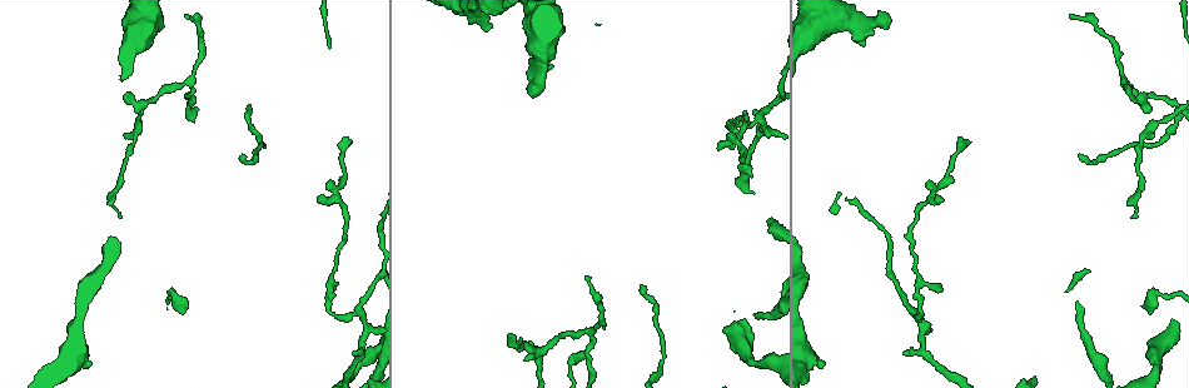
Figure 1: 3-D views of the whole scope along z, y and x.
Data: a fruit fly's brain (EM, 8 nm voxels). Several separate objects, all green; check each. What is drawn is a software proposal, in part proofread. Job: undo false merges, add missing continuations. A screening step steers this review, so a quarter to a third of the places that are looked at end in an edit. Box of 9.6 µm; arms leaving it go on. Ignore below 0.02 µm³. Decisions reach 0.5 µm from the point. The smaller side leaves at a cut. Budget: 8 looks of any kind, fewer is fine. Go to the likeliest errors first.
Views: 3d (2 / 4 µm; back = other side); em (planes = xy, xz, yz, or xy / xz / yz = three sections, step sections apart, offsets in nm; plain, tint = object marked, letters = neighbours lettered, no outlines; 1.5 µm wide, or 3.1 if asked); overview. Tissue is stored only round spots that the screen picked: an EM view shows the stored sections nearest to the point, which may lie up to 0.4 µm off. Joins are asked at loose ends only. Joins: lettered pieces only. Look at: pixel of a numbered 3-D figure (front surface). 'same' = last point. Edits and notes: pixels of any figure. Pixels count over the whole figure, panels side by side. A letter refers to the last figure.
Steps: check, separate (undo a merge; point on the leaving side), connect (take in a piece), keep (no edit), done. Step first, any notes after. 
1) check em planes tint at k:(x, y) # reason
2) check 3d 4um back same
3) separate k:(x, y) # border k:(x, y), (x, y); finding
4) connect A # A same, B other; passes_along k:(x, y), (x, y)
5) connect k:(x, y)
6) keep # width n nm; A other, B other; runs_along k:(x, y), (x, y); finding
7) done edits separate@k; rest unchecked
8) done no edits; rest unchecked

check 3d 2um back at 1:(762, 119) # a narrow waist

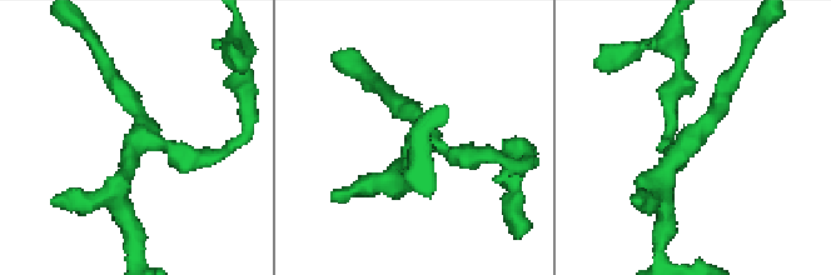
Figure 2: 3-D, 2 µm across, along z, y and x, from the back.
check em xz step 4 tint at 2:(145, 138)

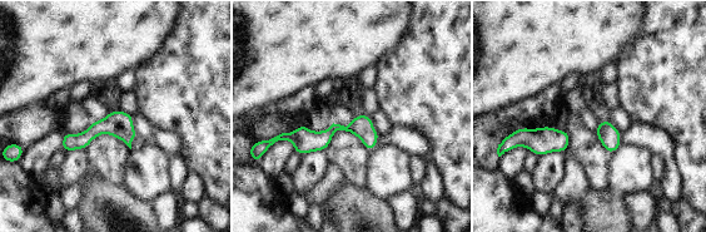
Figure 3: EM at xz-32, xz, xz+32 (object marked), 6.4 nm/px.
check em xz step 4 letters same # see the neighbours

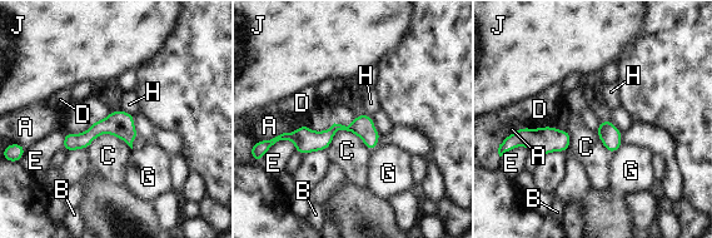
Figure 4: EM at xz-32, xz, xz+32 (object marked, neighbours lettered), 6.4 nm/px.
keep # longest_contact C 300 nm; A other, B other, C other, D other, E other, G other, H other, J other; border 4:(120, 109), (133, 115); one neuron here

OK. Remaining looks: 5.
check em xy step 4 letters at 1:(125, 95) # thin end

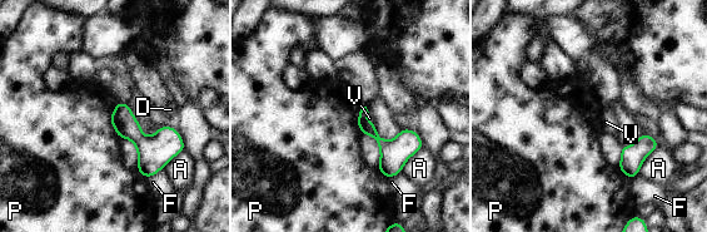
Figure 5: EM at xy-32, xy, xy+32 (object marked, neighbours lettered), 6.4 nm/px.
check em planes letters same

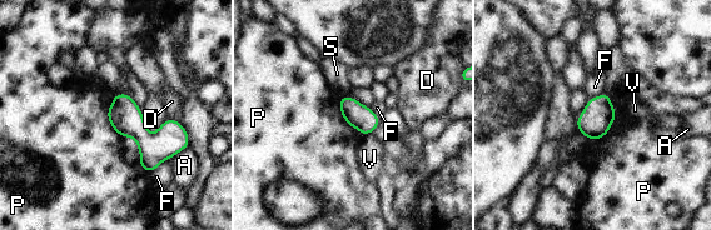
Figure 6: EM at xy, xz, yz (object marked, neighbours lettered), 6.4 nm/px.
keep # A other, D other, F other, P other, S other, V other; border 6:(616, 113), (611, 128), (590, 140); no lettered piece goes on from it

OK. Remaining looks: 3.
check em xz step 8 tint at 1:(1155, 366) # narrows sharply

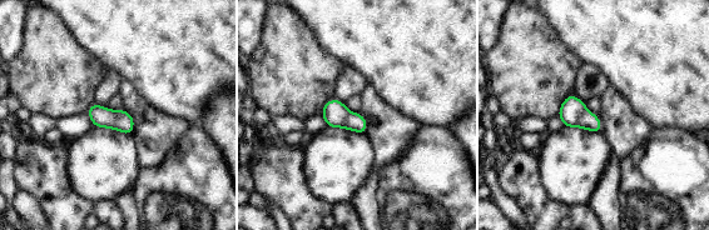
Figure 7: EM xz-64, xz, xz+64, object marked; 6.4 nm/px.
check em planes letters same # another direction

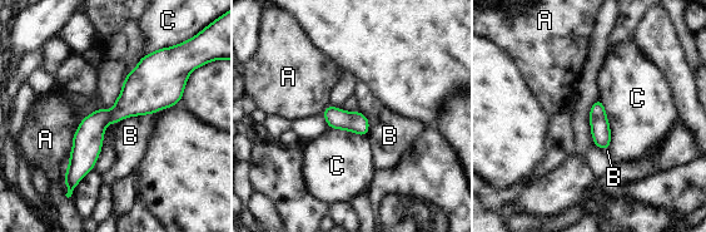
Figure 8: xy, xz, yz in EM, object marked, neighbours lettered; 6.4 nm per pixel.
keep # A other, B other, C other; runs_along 8:(175, 77), (107, 117), (68, 176); continuous, no second neuron

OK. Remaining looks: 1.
done no edits; rest unchecked

